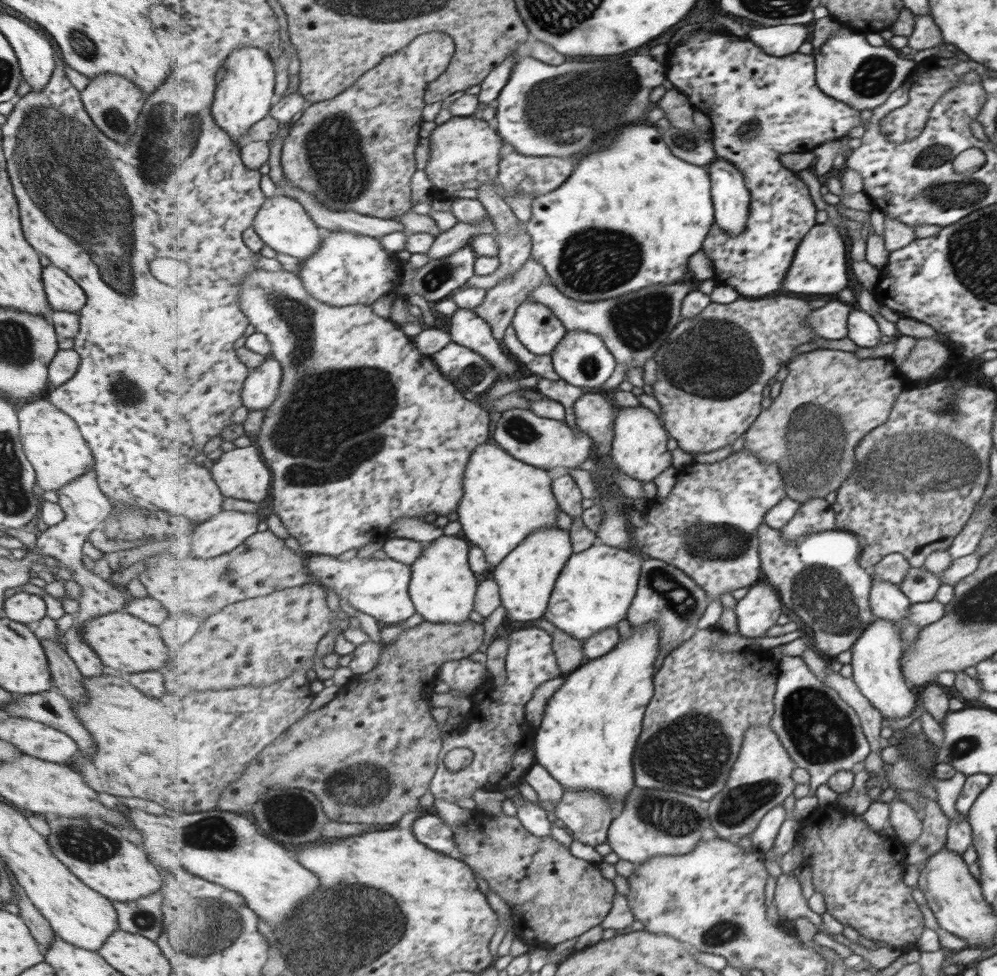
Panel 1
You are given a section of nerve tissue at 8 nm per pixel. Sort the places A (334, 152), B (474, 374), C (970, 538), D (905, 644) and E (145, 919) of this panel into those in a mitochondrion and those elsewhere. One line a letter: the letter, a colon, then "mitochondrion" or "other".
A: mitochondrion
B: mitochondrion
C: other
D: other
E: mitochondrion

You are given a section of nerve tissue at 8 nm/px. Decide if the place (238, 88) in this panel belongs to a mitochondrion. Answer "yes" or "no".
no

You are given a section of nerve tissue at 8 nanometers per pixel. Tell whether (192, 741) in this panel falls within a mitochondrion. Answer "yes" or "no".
no

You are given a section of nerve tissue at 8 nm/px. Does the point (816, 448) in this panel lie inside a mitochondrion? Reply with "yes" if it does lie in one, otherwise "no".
yes

